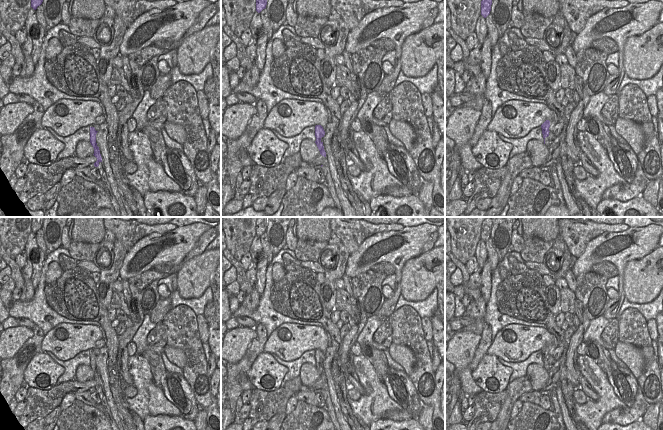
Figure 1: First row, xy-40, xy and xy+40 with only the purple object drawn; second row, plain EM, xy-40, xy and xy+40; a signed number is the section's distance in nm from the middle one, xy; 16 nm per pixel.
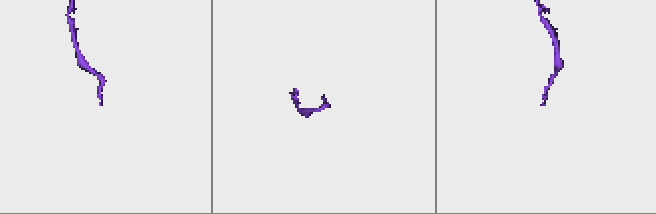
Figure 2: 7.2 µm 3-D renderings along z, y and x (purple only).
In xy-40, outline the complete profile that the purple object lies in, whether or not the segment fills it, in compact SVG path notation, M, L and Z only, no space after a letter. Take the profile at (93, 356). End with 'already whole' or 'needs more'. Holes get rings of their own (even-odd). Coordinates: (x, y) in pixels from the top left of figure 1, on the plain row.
M90 351L90 367L94 372L94 378L93 379L97 382L97 385L94 387L95 391L98 391L99 387L102 386L100 374L99 374L99 371L97 370L97 367L96 367L97 356L98 355L96 355L94 351Z; already whole

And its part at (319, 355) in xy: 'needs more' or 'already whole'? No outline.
already whole

